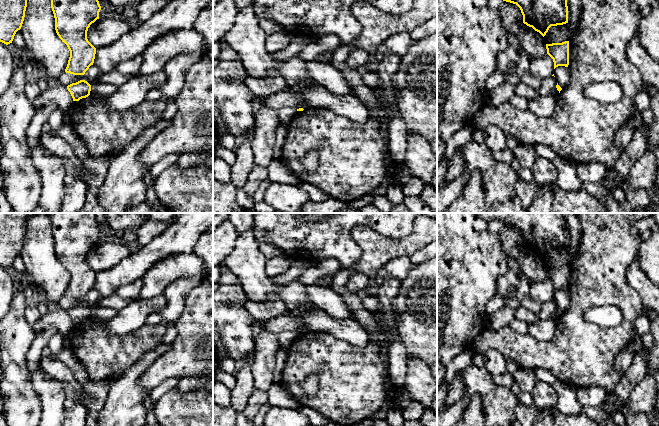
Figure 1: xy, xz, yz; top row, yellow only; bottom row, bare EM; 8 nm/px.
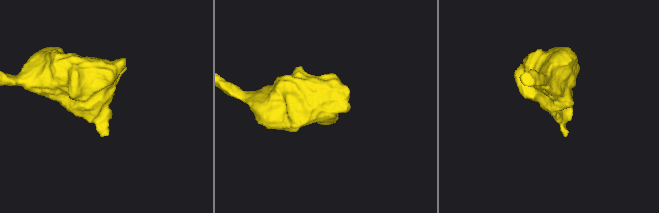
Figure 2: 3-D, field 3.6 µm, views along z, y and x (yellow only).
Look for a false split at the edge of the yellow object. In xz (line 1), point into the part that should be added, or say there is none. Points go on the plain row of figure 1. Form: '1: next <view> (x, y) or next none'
1: next none

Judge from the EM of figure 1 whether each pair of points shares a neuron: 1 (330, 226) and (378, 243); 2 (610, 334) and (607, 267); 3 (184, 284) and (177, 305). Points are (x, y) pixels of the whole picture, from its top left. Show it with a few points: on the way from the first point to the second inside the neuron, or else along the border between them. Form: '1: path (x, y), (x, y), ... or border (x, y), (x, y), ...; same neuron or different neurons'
1: border (356, 224), (351, 238), (361, 254); different neurons
2: path (627, 321), (627, 303), (609, 285); same neuron
3: path (179, 289), (177, 291), (177, 300); same neuron

